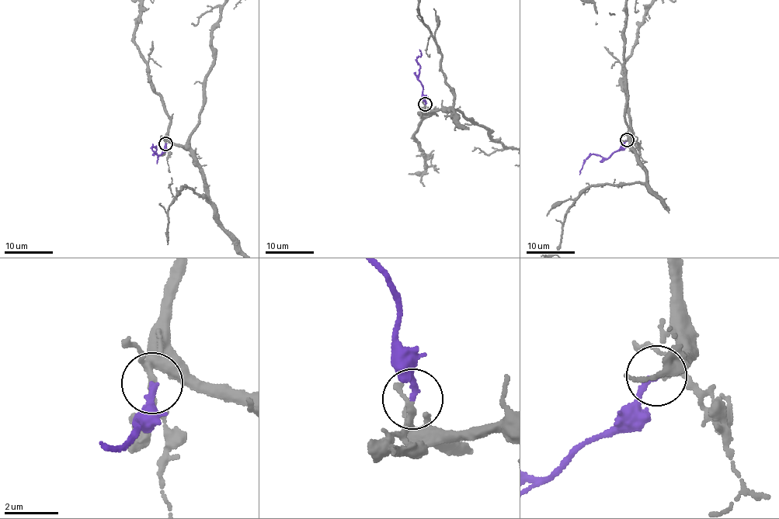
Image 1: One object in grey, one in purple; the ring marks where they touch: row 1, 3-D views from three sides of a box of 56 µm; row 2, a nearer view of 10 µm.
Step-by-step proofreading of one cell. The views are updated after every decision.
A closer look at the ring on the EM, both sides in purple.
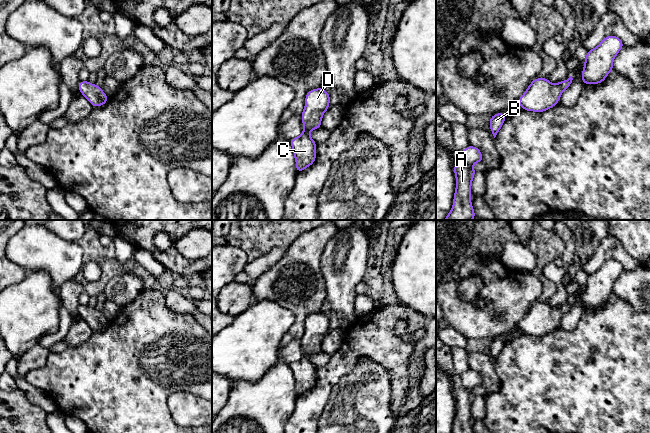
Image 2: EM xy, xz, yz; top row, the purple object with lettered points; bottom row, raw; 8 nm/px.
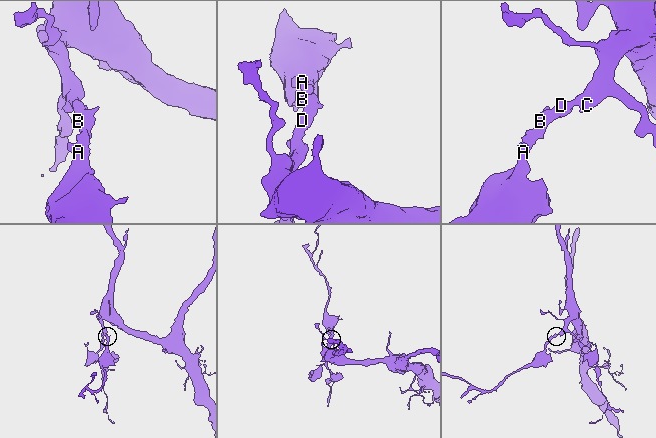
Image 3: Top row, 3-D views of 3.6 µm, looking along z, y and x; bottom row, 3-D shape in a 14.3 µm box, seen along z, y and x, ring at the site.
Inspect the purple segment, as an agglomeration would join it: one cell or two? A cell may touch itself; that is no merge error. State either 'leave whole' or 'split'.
leave whole

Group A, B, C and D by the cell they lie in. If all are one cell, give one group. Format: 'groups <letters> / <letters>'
groups A B C D

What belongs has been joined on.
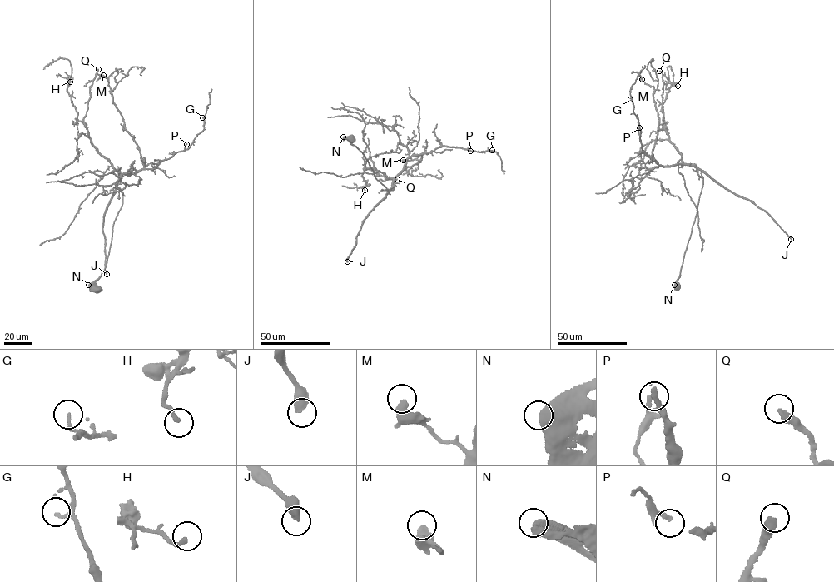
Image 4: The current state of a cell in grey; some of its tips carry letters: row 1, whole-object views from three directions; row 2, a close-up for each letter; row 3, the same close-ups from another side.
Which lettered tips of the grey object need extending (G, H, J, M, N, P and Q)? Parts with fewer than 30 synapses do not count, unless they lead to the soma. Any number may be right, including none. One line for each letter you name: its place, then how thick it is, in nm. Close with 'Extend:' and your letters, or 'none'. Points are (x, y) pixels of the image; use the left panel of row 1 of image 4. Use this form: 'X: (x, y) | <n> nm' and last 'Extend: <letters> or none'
J: (106, 274) | 440 nm
Q: (98, 69) | 440 nm
Extend: J, Q

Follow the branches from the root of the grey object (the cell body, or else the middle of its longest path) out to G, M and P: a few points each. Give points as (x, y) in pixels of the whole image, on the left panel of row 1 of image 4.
G: (97, 289), (122, 204), (119, 175), (155, 168), (187, 149), (204, 129), (202, 117)
M: (97, 289), (122, 204), (119, 175), (143, 166), (103, 75)
P: (97, 289), (122, 204), (119, 175), (155, 168), (186, 144)

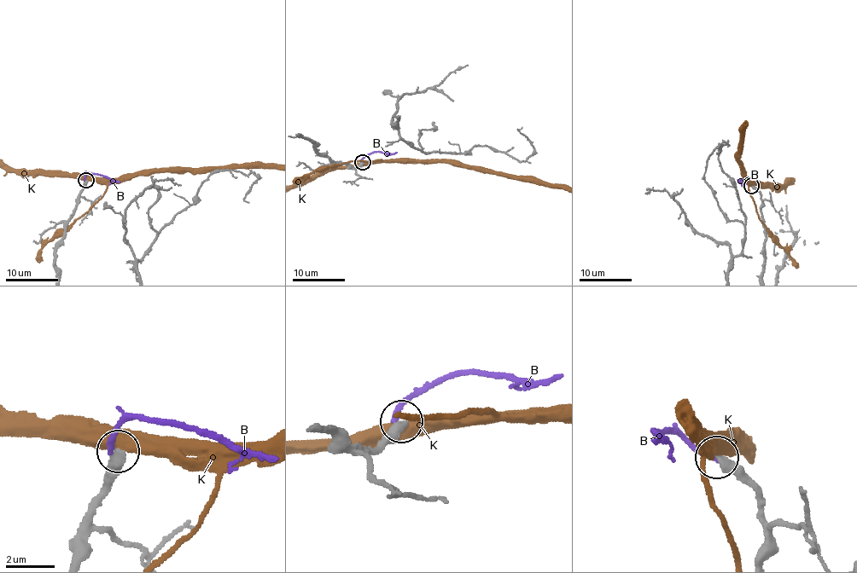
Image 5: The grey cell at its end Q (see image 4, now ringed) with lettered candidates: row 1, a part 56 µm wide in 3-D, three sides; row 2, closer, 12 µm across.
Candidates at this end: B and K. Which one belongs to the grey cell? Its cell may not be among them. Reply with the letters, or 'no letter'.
no letter

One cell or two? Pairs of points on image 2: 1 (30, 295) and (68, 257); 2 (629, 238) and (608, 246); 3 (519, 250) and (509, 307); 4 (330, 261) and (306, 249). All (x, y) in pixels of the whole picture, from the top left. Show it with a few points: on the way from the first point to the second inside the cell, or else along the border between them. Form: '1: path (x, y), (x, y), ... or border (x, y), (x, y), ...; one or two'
1: border (26, 272), (45, 271), (57, 291); two
2: border (609, 234), (613, 235), (635, 259); two
3: border (500, 262), (508, 268), (531, 273); two
4: border (334, 236), (328, 241), (321, 257), (323, 279); two

